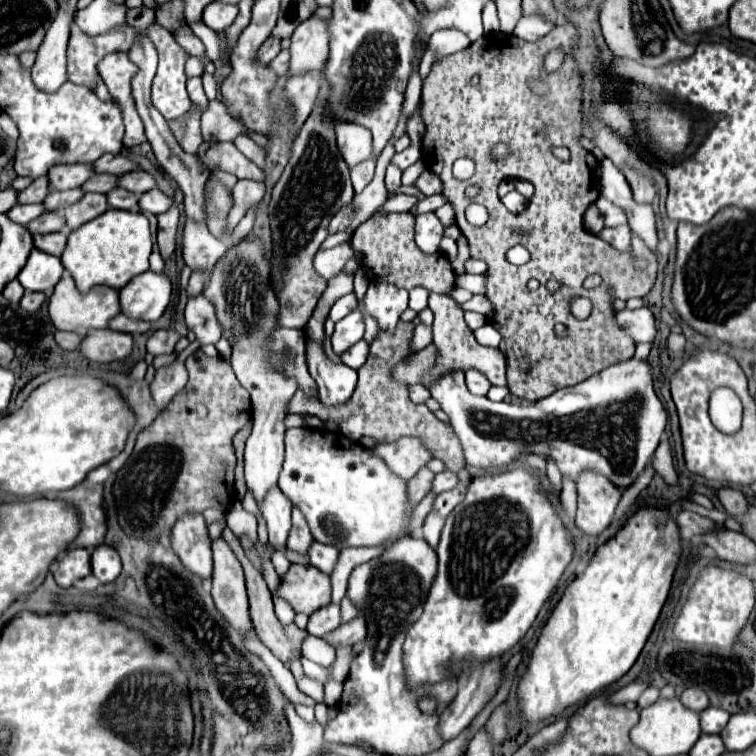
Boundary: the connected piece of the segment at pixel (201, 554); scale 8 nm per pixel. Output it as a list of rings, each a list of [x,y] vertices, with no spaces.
[[[187,513],[179,521],[175,521],[171,533],[171,547],[179,555],[183,565],[191,573],[209,579],[213,571],[211,539],[207,535],[207,523],[203,515]]]

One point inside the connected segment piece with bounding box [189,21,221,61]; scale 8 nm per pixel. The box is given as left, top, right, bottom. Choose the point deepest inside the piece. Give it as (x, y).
(210, 39)

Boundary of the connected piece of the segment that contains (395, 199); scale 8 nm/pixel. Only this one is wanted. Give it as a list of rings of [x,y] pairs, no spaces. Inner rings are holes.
[[[397,194],[388,197],[384,205],[375,211],[376,215],[379,212],[391,213],[391,212],[409,212],[411,207],[417,204],[417,197],[407,194]]]

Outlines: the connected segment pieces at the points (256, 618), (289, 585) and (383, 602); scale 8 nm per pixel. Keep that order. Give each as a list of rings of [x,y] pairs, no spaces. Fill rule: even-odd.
[[[229,527],[223,529],[223,537],[225,537],[225,541],[229,543],[229,547],[233,549],[233,553],[237,555],[237,559],[239,559],[241,565],[243,565],[245,581],[247,581],[247,597],[249,597],[249,615],[251,615],[251,621],[253,621],[253,627],[255,627],[257,637],[259,637],[259,639],[271,649],[271,653],[273,653],[277,659],[281,659],[283,663],[293,661],[293,659],[301,659],[301,645],[303,645],[303,639],[305,639],[309,633],[297,629],[295,625],[283,627],[283,625],[277,621],[277,617],[275,617],[275,613],[273,613],[273,597],[271,597],[271,591],[269,591],[263,575],[261,575],[261,573],[253,567],[253,563],[245,557],[245,551],[243,551],[243,547],[239,545],[239,539],[233,535],[233,531],[231,531]]]
[[[289,567],[289,571],[283,577],[279,577],[275,595],[285,599],[293,607],[295,613],[311,615],[313,611],[331,603],[331,579],[313,567]]]
[[[403,537],[391,547],[387,547],[377,559],[371,559],[359,567],[353,569],[349,577],[349,587],[347,595],[353,603],[359,603],[363,607],[363,615],[367,619],[367,645],[365,649],[357,655],[357,661],[351,665],[349,679],[343,685],[343,695],[339,699],[339,713],[333,721],[327,723],[325,727],[325,743],[343,743],[343,745],[357,745],[357,743],[367,743],[371,749],[375,749],[381,755],[427,755],[445,743],[437,731],[439,717],[445,711],[445,705],[453,701],[457,695],[457,679],[447,679],[441,683],[431,686],[427,694],[435,695],[439,699],[439,707],[433,715],[425,715],[417,707],[417,697],[424,693],[417,693],[407,685],[405,669],[403,669],[403,641],[407,629],[421,617],[423,613],[423,603],[429,595],[431,583],[437,575],[437,553],[435,549],[425,541],[425,539],[415,539],[415,537]]]

